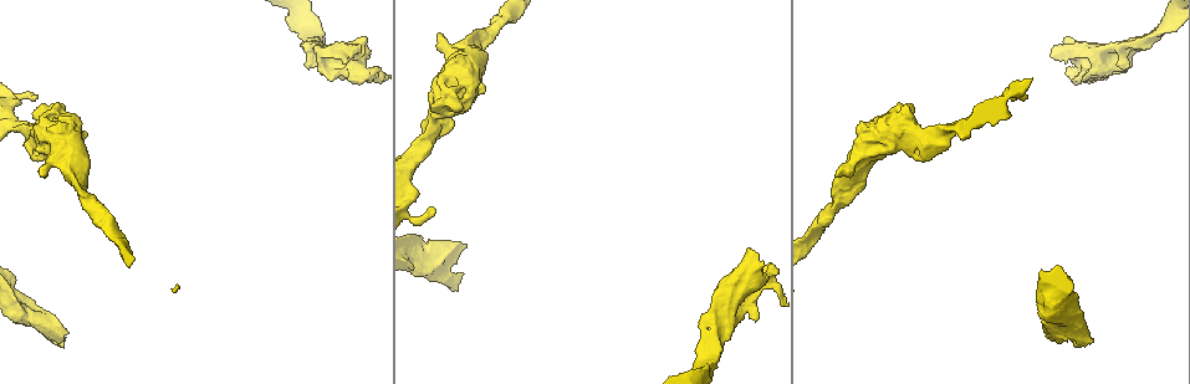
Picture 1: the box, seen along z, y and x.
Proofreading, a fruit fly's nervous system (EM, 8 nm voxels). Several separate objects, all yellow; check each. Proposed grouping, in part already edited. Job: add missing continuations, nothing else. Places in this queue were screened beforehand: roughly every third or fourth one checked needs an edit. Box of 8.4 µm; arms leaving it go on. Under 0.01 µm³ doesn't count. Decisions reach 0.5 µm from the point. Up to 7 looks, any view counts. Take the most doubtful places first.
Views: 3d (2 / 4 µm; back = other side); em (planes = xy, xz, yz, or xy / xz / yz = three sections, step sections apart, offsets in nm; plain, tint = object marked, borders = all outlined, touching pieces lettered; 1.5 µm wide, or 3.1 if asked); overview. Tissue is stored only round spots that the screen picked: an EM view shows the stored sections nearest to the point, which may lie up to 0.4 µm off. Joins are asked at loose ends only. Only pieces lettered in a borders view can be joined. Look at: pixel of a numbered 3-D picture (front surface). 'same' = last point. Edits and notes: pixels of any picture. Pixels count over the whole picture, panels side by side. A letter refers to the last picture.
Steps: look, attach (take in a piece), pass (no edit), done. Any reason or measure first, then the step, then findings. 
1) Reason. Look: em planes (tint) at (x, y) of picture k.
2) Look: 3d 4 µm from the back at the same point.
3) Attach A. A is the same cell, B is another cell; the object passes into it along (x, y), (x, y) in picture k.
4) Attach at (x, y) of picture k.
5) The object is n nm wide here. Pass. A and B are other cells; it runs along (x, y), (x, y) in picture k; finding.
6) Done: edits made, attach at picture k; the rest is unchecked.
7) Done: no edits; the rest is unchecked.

Branch stops here. Look: em xz step 4 (borders) at (466, 244) of picture 1.

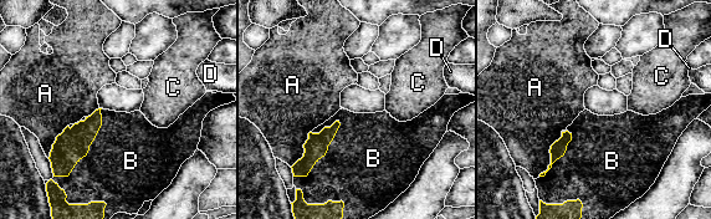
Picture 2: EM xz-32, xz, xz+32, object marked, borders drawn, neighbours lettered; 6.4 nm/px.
Attach B. B is the same cell, A, C and D are other cells; the object passes into it along (316, 147), (327, 147), (363, 161) in picture 2; it goes on there.

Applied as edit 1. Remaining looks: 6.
Redraw. Look: overview.

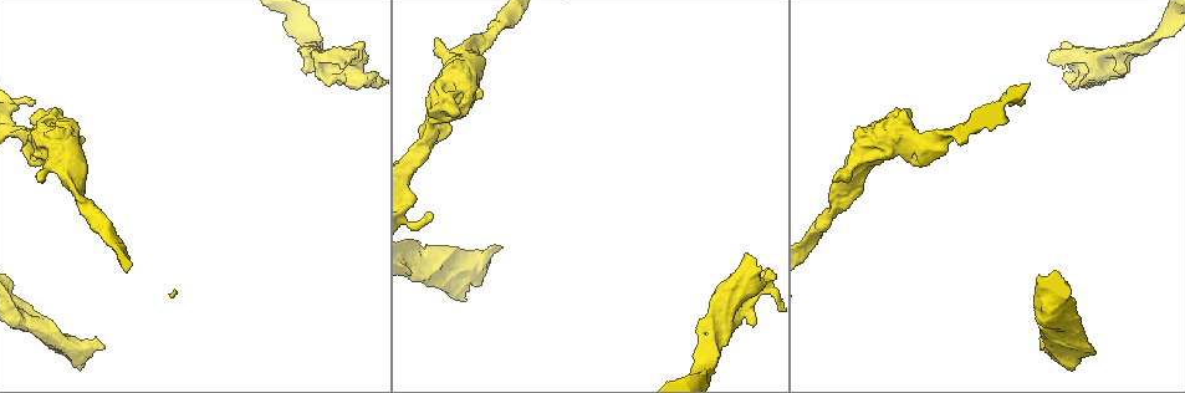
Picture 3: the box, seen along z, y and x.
An open end. Look: em xz step 8 (borders) at (440, 40) of picture 3.

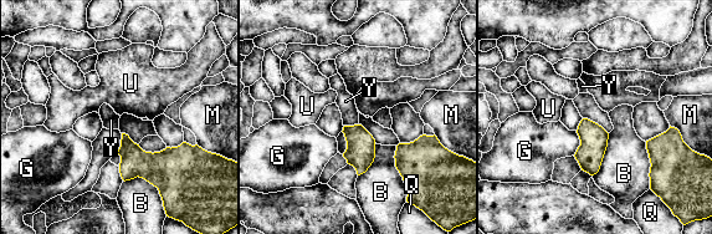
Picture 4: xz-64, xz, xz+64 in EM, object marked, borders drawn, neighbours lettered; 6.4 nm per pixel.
Another direction. Look: em yz step 8 (borders) at the same point.

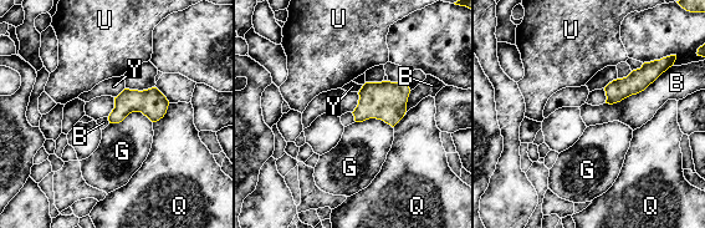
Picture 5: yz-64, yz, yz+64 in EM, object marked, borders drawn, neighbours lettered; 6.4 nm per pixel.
The longest contact is with B, 460 nm. Pass. B, G, Q, U and Y are other cells; a border runs along (667, 69), (643, 90), (606, 104) in picture 5; none of them fits.

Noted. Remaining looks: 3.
Done: edits made, attach at picture 2; the rest is unchecked.

